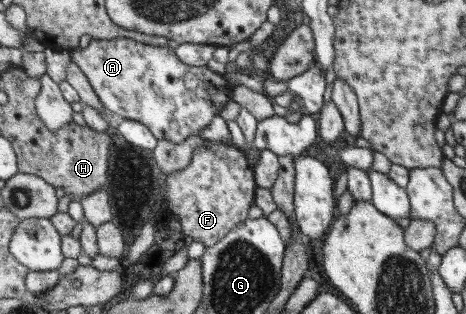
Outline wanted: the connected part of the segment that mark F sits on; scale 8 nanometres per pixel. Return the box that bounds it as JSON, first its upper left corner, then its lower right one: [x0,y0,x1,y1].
[166,140,255,248]

